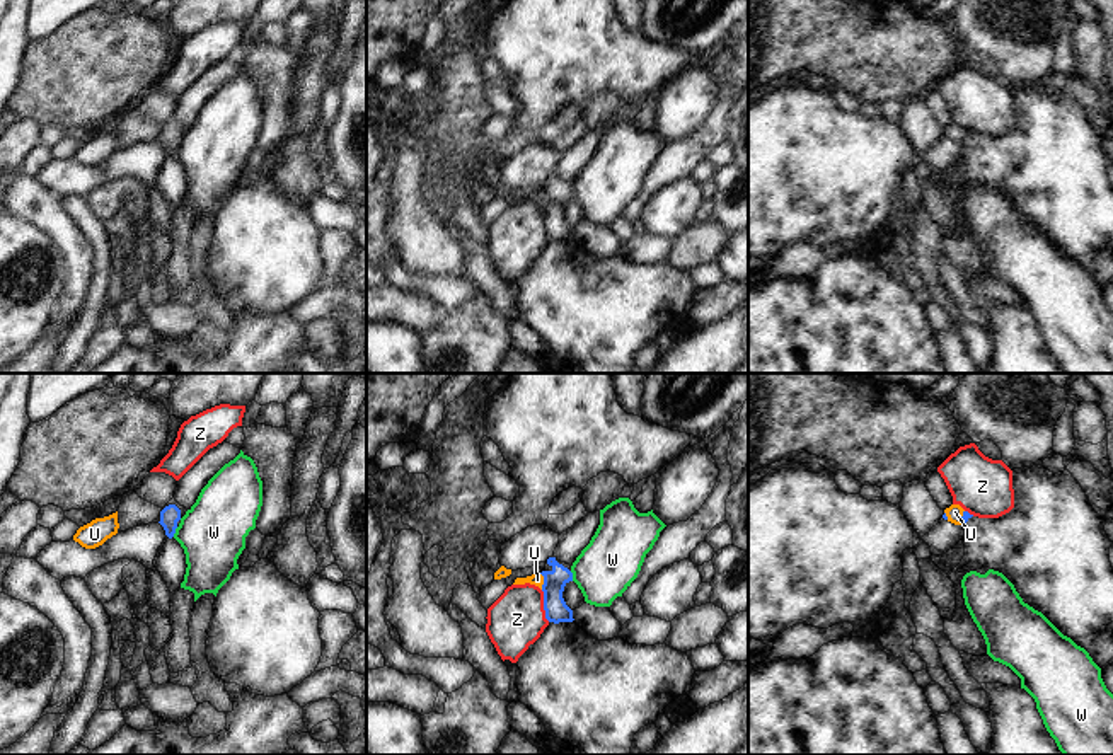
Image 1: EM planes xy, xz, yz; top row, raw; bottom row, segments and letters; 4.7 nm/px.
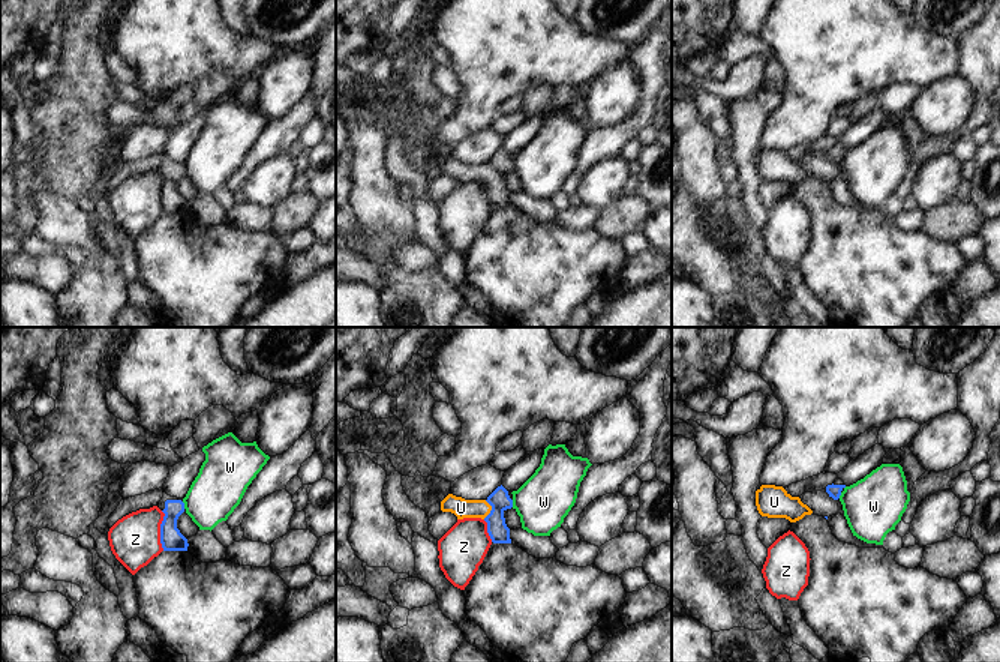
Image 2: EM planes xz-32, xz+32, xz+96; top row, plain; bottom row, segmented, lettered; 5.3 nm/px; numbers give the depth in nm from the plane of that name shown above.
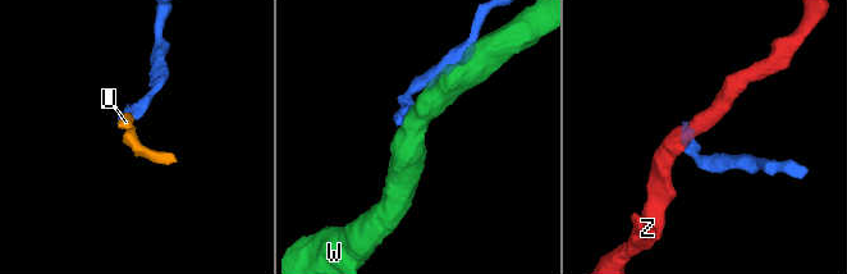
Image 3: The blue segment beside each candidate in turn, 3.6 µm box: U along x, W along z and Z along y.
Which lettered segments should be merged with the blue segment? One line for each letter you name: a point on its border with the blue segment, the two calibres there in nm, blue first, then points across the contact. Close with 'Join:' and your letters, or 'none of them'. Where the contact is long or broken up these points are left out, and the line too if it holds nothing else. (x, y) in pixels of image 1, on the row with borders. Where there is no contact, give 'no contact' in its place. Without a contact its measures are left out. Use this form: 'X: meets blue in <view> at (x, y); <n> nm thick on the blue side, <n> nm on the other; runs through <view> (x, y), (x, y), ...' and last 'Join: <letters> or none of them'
U: meets blue in xz at (544, 582); 110 nm thick on the blue side, 60 nm on the other; runs through xz (556, 610), (553, 590), (544, 582), (537, 580)
Join: U

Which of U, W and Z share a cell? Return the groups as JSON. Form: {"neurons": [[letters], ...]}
{"neurons": [["U"], ["W"], ["Z"]]}

